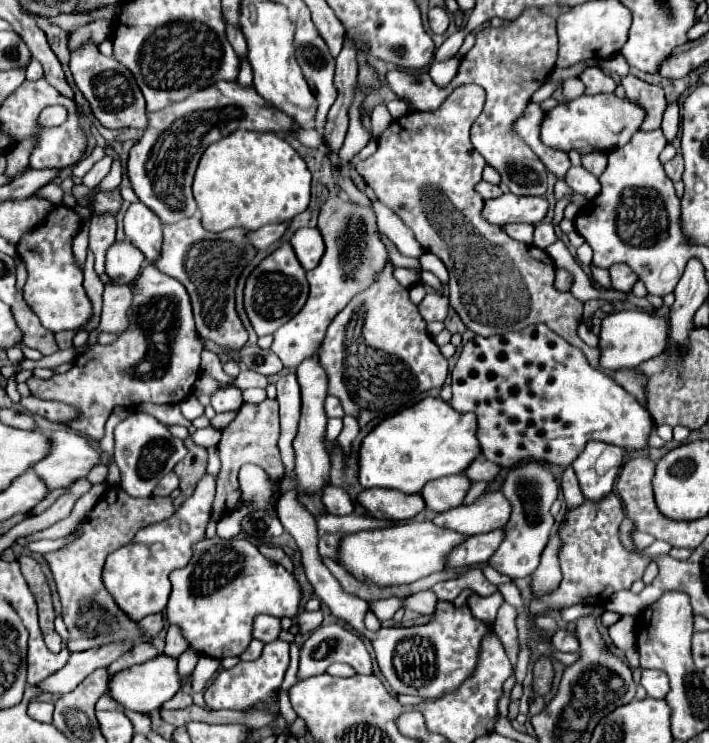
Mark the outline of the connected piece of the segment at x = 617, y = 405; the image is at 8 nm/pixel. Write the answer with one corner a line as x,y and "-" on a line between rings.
528,325
528,329
492,337
476,335
462,347
450,375
454,393
450,405
458,413
476,415
480,453
500,467
512,467
534,459
568,467
580,455
586,441
592,439
620,449
640,451
648,447
648,437
656,427
650,411
636,397
628,395
612,377
592,367
580,349
568,345
568,341
544,325

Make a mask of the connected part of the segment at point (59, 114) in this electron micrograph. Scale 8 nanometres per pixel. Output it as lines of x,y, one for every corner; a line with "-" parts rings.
52,105
52,107
46,107
42,113
40,113
40,123
44,127
56,127
62,125
66,121
66,109
64,107
58,107
58,105

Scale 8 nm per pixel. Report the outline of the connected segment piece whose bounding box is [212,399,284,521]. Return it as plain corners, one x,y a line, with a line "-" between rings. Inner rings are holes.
266,399
258,405
244,403
236,419
226,429
222,429
222,439
218,443
222,467
218,473
218,487
216,487
216,499
214,499
214,515
212,515
214,521
220,521
226,513
232,513
232,509
236,509
236,503
240,503
238,471
242,465
254,463
268,473
268,479
272,481
284,479
284,463
280,461
280,451
276,445
278,437
280,437
280,419
278,419
276,399

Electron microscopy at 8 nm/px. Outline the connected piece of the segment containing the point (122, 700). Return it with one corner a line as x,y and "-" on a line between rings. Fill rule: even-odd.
158,655
152,661
146,661
142,665
136,665
136,667
130,667
130,669
116,673
110,679
110,687
108,687
106,695
112,697
122,709
150,713
150,711
158,709
164,701
168,701
180,687
182,687
182,681
176,673
176,659
166,657
166,655

